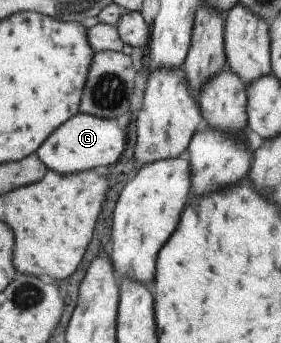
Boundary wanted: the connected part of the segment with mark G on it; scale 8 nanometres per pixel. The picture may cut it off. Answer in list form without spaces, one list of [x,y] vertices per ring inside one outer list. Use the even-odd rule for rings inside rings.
[[[78,111],[73,117],[58,125],[35,152],[48,170],[67,175],[117,162],[124,145],[125,133],[117,126],[115,118],[101,119]]]

